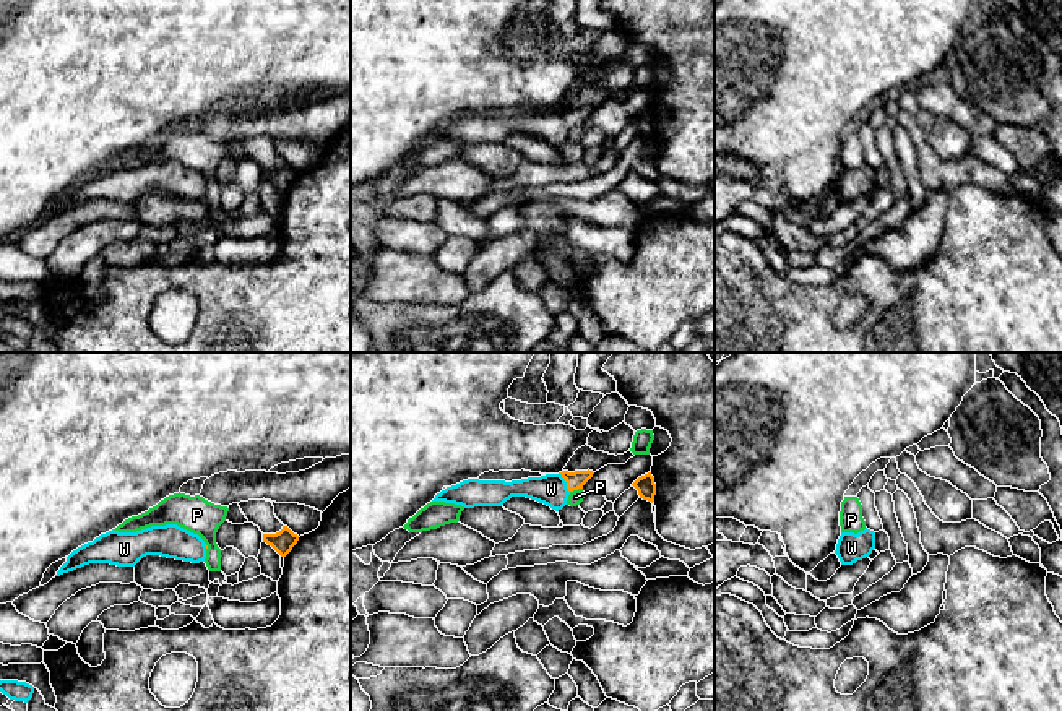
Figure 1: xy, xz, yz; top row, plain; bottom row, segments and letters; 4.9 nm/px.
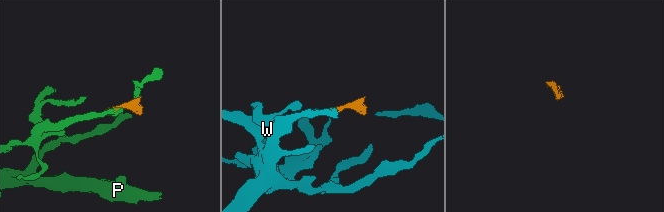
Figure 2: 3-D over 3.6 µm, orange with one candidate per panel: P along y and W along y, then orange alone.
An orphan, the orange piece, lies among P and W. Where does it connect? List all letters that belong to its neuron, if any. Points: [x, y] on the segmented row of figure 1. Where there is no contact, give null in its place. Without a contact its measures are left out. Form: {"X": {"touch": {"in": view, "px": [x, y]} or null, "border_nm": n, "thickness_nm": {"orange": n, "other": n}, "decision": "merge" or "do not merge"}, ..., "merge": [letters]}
{"P": {"touch": {"in": "xz", "px": [575, 489]}, "border_nm": 70, "thickness_nm": {"orange": 90, "other": 70}, "decision": "do not merge"}, "W": {"touch": {"in": "xz", "px": [565, 481]}, "border_nm": 120, "thickness_nm": {"orange": 90, "other": 160}, "decision": "merge"}, "merge": ["W"]}

